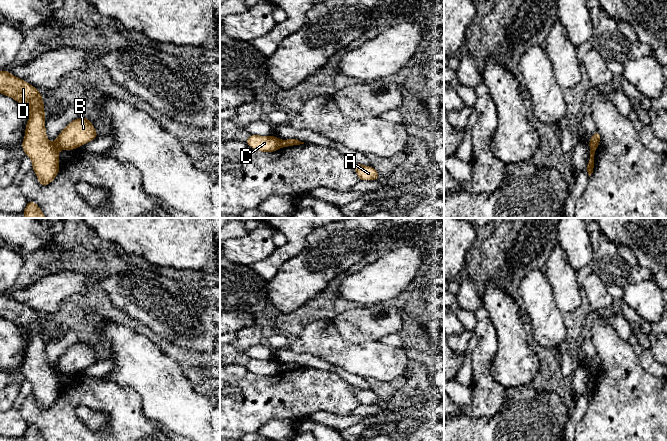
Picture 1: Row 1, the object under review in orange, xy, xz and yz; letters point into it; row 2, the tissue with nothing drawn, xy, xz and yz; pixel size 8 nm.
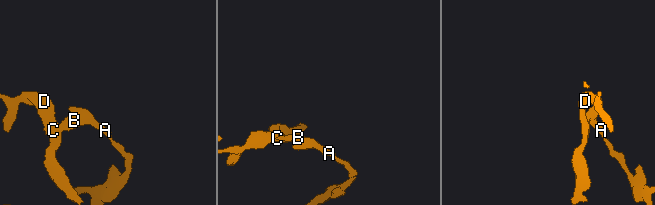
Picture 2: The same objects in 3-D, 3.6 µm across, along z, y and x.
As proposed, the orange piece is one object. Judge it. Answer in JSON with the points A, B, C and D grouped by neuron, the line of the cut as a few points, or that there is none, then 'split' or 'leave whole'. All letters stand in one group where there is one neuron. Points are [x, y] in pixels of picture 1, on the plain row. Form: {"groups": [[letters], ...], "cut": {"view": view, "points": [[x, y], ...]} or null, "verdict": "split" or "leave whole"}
{"groups": [["A", "B"], ["C", "D"]], "cut": {"view": "xy", "points": [[54, 367], [58, 374]]}, "verdict": "split"}

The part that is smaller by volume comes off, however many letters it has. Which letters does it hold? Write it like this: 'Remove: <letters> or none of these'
Remove: C, D

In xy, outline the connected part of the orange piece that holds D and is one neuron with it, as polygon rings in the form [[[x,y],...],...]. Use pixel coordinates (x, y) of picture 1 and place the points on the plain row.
[[[0,295],[0,317],[12,321],[16,326],[27,331],[29,343],[22,373],[32,384],[32,393],[36,397],[39,408],[48,409],[59,397],[60,390],[56,369],[47,363],[42,319],[34,310],[9,295]]]

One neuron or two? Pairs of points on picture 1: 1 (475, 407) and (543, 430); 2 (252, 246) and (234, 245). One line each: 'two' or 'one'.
1: two
2: one

